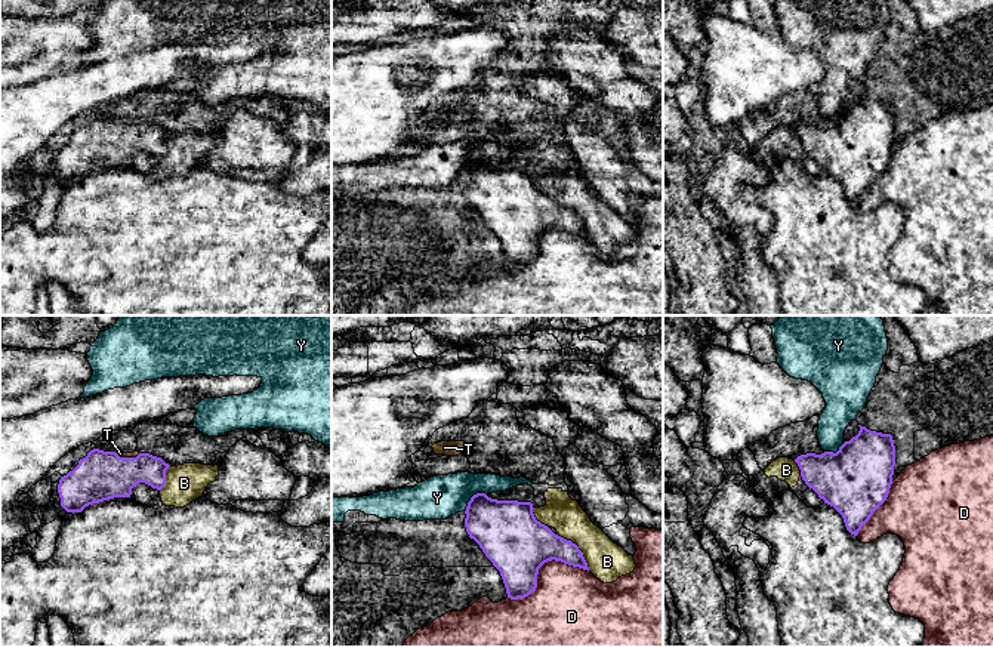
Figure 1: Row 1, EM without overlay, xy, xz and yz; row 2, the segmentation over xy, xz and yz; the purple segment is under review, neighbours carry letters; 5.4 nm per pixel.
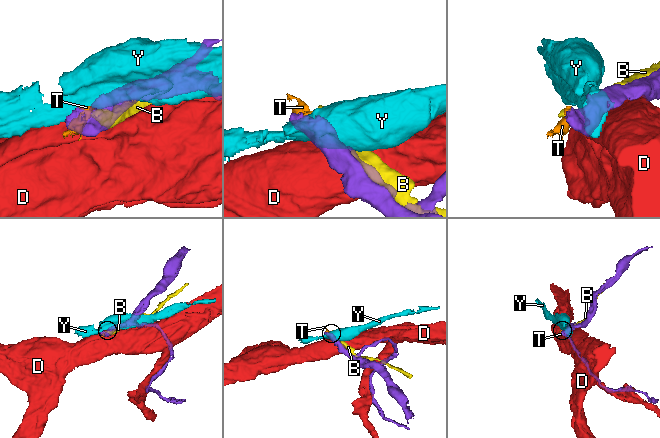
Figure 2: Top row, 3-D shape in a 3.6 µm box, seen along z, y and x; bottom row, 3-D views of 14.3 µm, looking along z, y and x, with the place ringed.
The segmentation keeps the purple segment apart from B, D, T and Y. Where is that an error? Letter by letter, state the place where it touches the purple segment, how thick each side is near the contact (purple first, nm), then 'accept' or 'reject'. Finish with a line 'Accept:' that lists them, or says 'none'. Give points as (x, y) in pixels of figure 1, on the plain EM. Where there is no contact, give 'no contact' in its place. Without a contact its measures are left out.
B: meets purple in xz at (577, 216); 260 nm thick on the purple side, 220 nm on the other; reject
D: meets purple in xz at (539, 236); 340 nm thick on the purple side, 400 nm on the other; reject
T: meets purple in xy at (128, 126); 280 nm thick on the purple side, 30 nm on the other; accept
Y: meets purple in xz at (471, 166); 320 nm thick on the purple side, 240 nm on the other; reject
Accept: T

